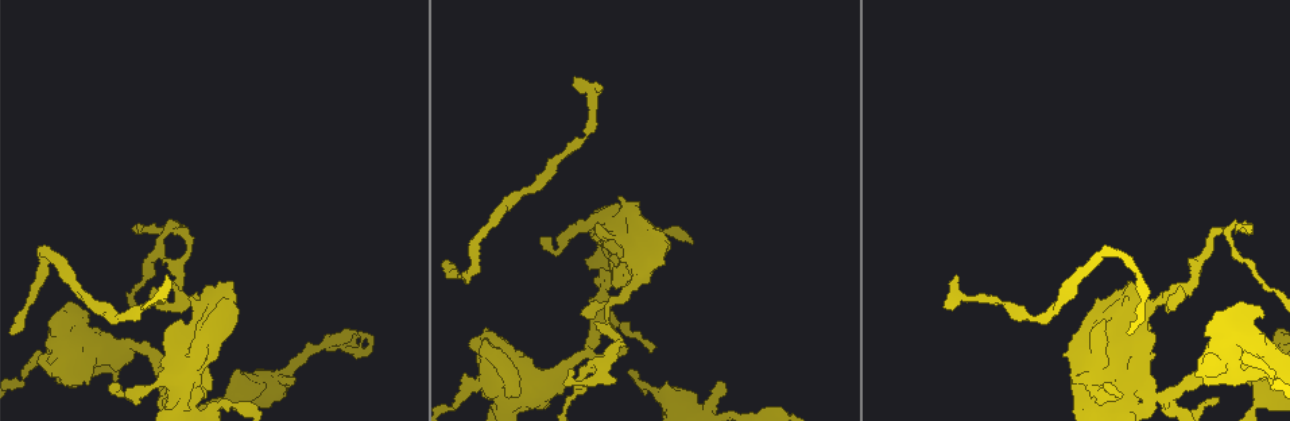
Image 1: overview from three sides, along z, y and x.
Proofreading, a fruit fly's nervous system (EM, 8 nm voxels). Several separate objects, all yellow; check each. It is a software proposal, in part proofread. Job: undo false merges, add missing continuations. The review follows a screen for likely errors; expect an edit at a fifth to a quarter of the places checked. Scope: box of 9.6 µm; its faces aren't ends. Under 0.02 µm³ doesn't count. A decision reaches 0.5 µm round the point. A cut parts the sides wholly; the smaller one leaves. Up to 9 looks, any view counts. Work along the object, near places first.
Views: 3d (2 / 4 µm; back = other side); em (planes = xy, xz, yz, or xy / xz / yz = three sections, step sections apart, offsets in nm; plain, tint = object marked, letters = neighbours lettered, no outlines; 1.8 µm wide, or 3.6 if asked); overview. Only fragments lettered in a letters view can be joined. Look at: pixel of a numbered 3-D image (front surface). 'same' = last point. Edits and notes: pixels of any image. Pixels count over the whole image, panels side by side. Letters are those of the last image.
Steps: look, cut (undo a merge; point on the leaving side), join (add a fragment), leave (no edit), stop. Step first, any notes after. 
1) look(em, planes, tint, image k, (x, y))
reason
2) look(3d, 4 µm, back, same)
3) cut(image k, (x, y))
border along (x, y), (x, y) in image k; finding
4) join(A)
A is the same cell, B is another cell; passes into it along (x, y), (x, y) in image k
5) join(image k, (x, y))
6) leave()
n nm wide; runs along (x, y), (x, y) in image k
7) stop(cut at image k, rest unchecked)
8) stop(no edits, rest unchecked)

look(3d, 4 µm, image 1, (1259, 361))
sudden change in width

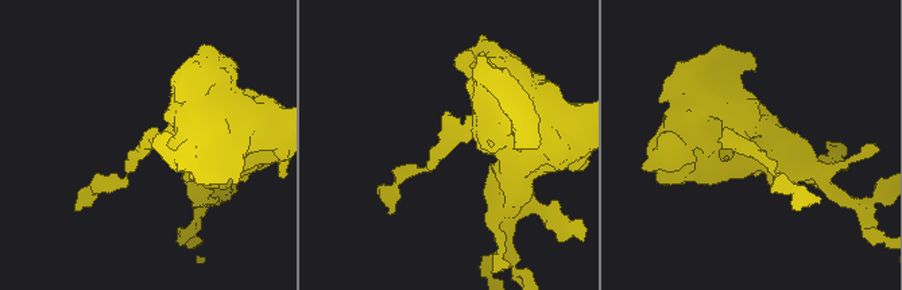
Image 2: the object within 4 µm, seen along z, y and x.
look(em, planes, tint, image 2, (446, 142))
need the tissue

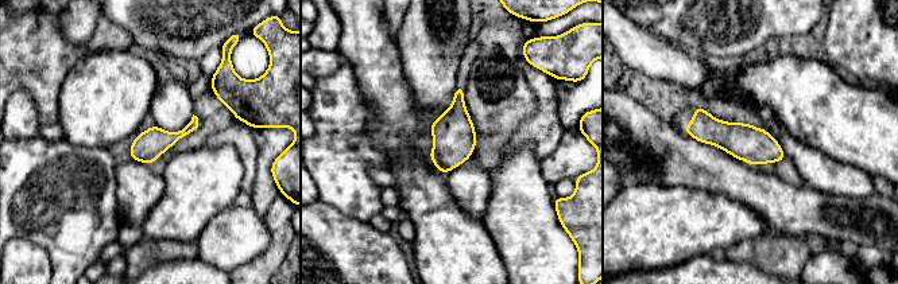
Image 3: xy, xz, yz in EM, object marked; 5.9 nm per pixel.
look(em, planes, letters, same)
see the neighbours

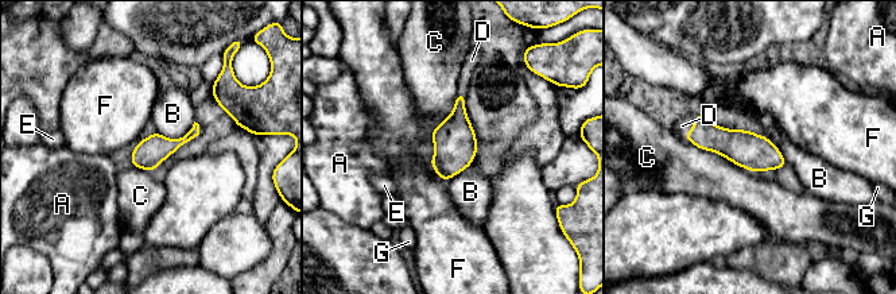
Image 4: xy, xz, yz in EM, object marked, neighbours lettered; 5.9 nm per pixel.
join(D)
D is the same cell, A, B, C, E, F and G are other cells; it goes on there

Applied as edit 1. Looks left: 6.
look(3d, 4 µm, image 1, (292, 384))

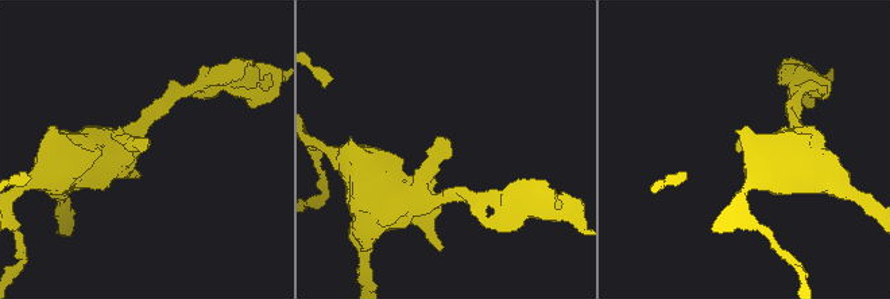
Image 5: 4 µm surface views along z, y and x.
look(em, 3.6 µm, planes, letters, image 5, (443, 137))
shape alone is not enough

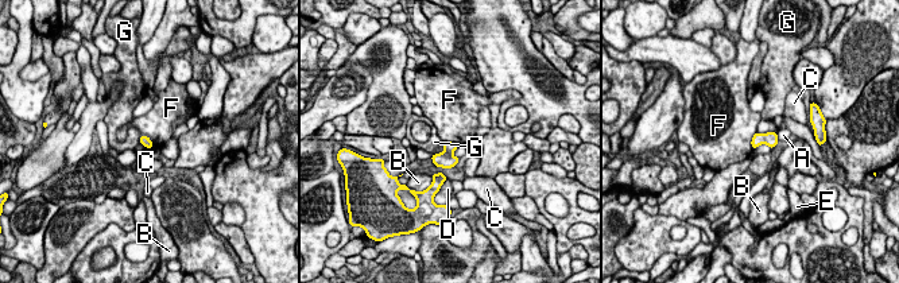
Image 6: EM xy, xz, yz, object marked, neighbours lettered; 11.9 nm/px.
leave()
A, B, C, D, E, F and G are other cells; border along (140, 134), (152, 143), (151, 148) in image 6; no lettered fragment goes on from it

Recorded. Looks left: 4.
look(em, planes, tint, image 1, (600, 294))
branch point

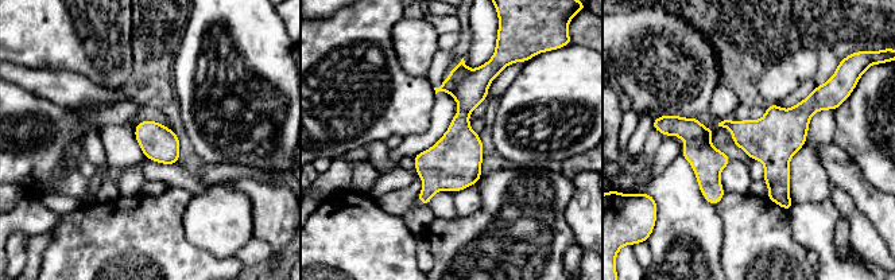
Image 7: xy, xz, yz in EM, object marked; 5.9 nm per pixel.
look(em, planes, letters, same)

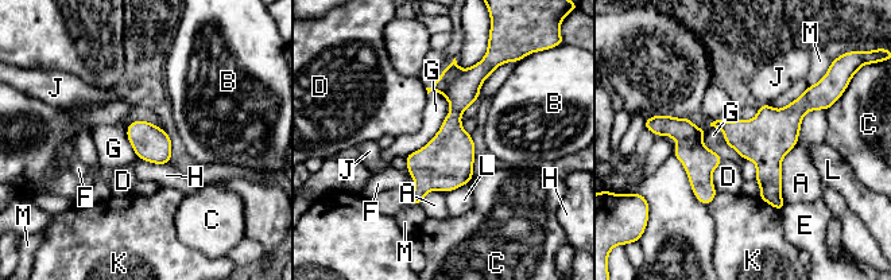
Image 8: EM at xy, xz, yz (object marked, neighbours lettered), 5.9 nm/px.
leave()
A touches over 600 nm; A, B, C, D, E, F, G, H, J, K, L and M are other cells; runs along (485, 72), (417, 201) in image 8; continuous, no second cell

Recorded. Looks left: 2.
look(em, 3.6 µm, planes, letters, image 1, (478, 245))
abrupt turn

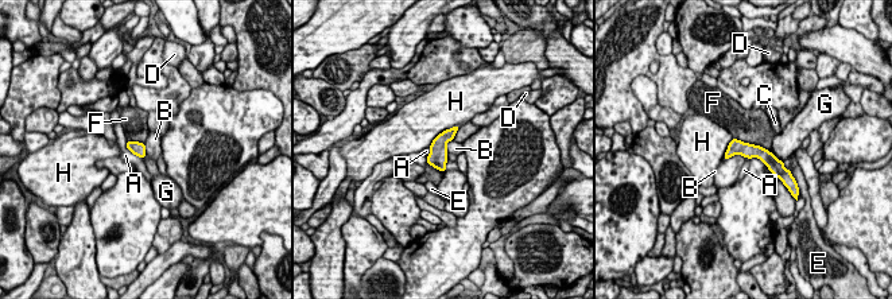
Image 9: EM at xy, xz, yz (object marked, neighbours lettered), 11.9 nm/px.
join(F)
H touches over 460 nm; F is the same cell, A, B, C, D, E, G and H are other cells; the cell continues

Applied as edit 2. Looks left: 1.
stop(join at image 4, join at image 9, rest unchecked)

